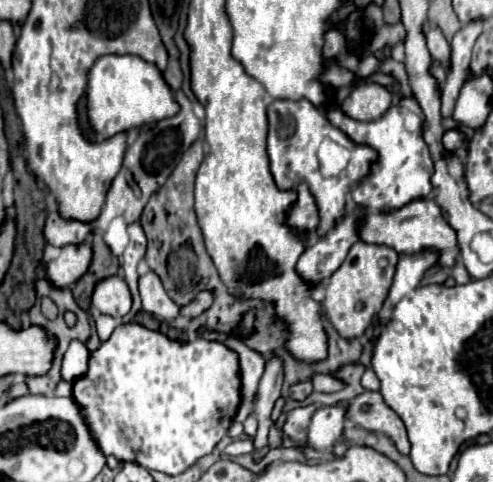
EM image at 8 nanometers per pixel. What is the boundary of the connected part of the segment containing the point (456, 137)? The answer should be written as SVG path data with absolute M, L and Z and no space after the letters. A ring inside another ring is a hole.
M448 130L448 132L444 132L442 144L444 144L444 148L450 150L450 152L456 152L460 146L464 146L464 148L468 146L468 142L466 142L464 136L462 136L462 132L458 132L458 130Z

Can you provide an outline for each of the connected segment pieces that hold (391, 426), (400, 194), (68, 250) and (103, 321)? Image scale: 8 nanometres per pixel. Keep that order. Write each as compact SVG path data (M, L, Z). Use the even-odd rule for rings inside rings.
M366 390L364 394L356 396L346 408L346 418L364 430L386 434L388 438L392 438L400 454L408 454L410 442L406 436L404 422L392 408L386 406L380 392Z
M402 98L396 104L390 106L390 110L372 122L358 122L348 118L340 106L330 100L328 104L324 104L324 114L326 118L340 128L350 140L354 140L356 144L366 144L372 146L378 152L378 160L372 166L370 176L352 190L352 200L366 208L368 212L386 212L386 210L394 210L400 208L404 204L408 204L410 200L416 198L426 198L432 192L432 184L430 184L430 176L432 176L432 160L430 160L430 152L420 136L420 132L410 132L404 126L404 112L416 112L420 114L420 106L414 98Z
M88 244L62 246L60 256L46 264L46 278L56 288L72 286L90 266L92 248Z
M106 314L98 316L98 318L96 318L96 332L98 332L100 342L108 340L108 338L110 338L110 334L114 332L114 328L116 328L116 326L118 326L118 322L116 322L112 316L106 316Z

